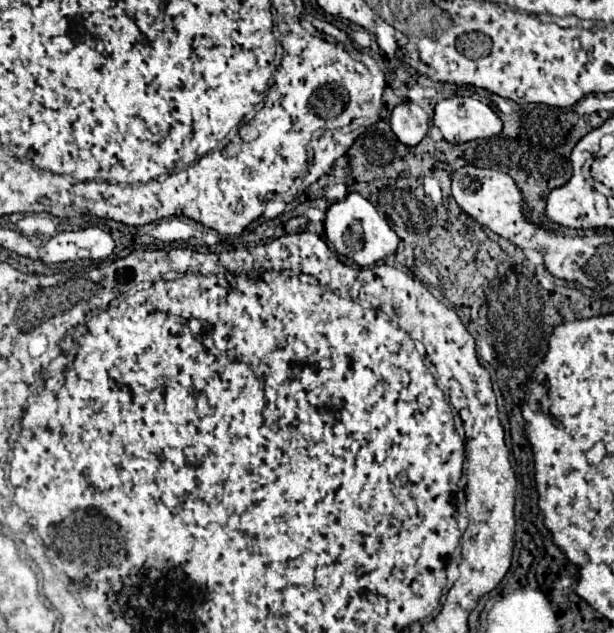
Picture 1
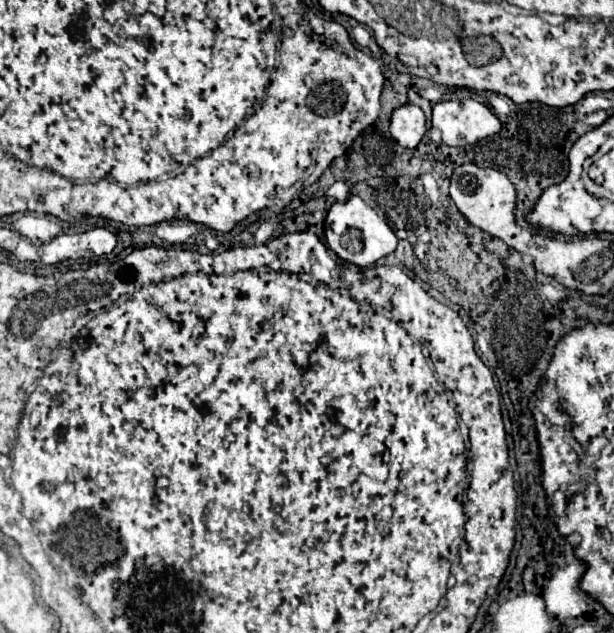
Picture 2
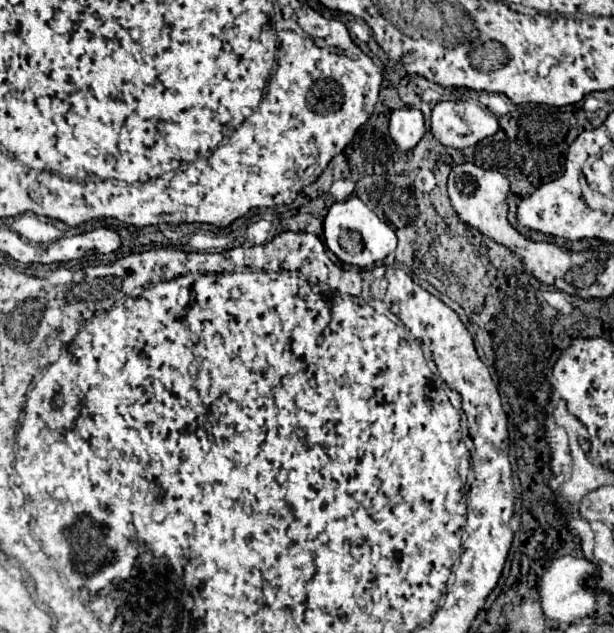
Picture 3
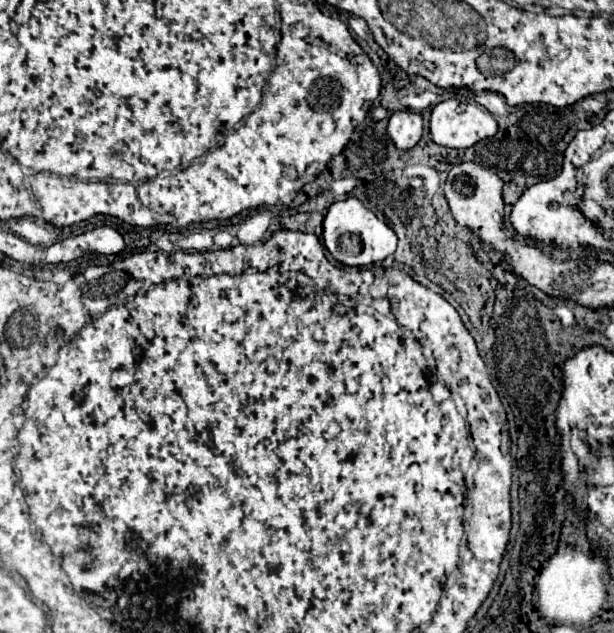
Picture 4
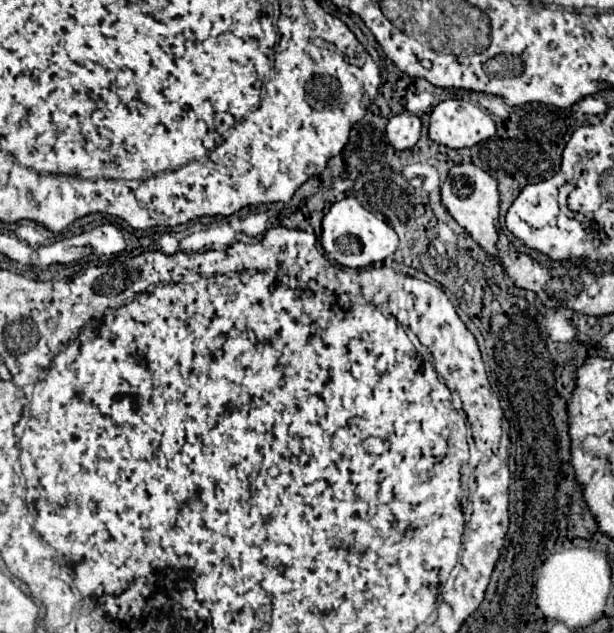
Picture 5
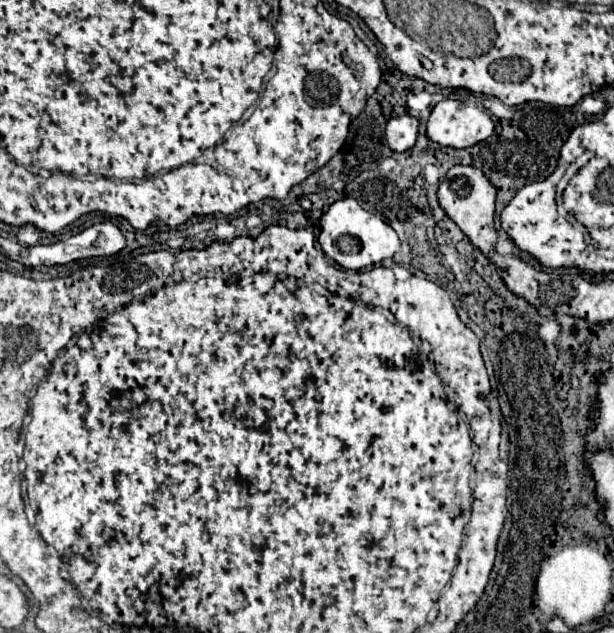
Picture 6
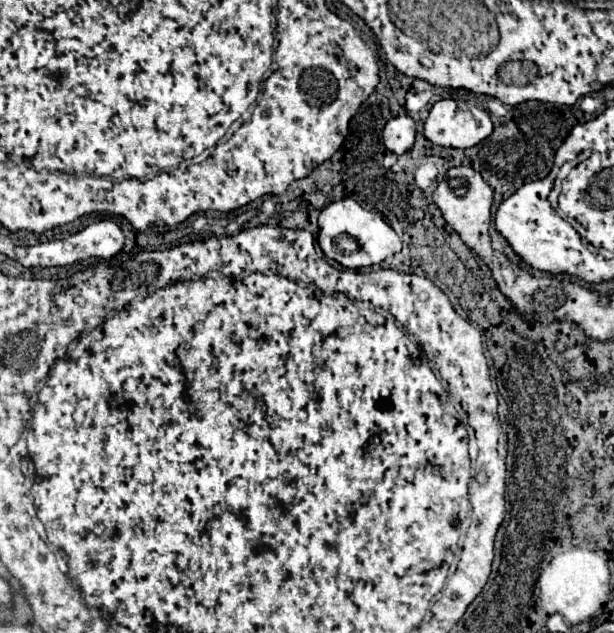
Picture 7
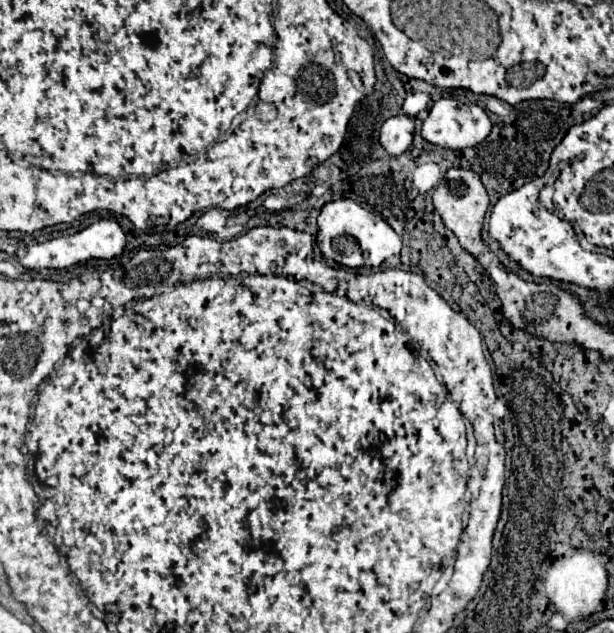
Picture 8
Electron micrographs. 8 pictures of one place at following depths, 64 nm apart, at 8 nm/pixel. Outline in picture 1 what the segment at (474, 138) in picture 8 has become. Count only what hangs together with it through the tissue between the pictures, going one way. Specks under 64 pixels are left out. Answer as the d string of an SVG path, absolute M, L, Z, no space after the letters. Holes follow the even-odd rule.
M448 98L434 108L434 126L442 130L446 142L462 144L496 136L502 130L500 116L476 98Z

